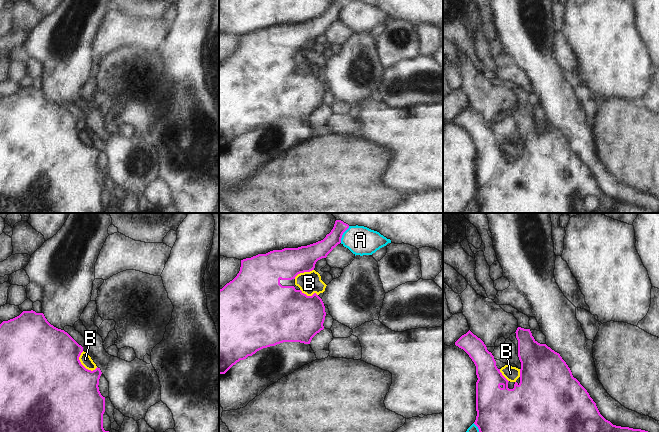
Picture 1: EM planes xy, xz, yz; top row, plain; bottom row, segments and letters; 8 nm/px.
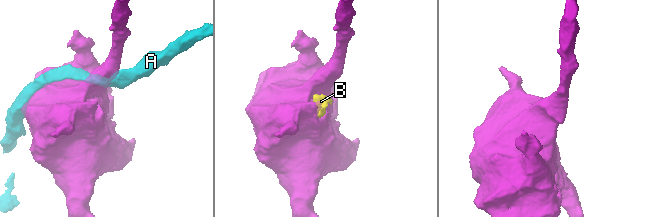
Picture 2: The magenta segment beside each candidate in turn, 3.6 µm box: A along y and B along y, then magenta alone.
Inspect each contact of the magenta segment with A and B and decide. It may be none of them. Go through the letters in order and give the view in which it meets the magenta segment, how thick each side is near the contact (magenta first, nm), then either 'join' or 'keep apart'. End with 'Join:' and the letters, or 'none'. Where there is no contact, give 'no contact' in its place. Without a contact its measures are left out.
A: xz | 140/240 nm | keep apart
B: xy | 500/90 nm | join
Join: B

